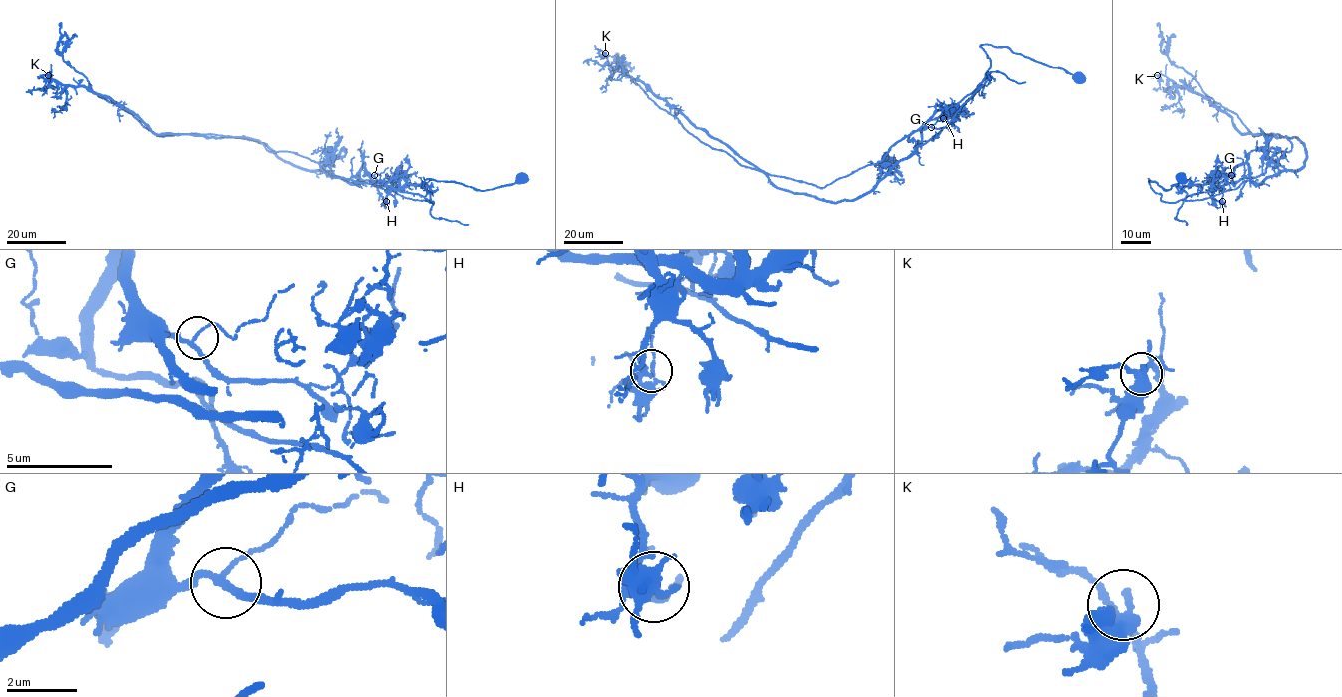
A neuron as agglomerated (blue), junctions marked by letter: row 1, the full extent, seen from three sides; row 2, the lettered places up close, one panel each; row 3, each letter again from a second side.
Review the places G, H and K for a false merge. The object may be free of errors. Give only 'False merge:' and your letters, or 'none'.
False merge: H

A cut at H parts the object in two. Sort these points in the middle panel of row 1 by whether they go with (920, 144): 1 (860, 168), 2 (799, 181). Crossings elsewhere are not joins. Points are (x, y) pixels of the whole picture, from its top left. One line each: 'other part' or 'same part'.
1: other part
2: other part

